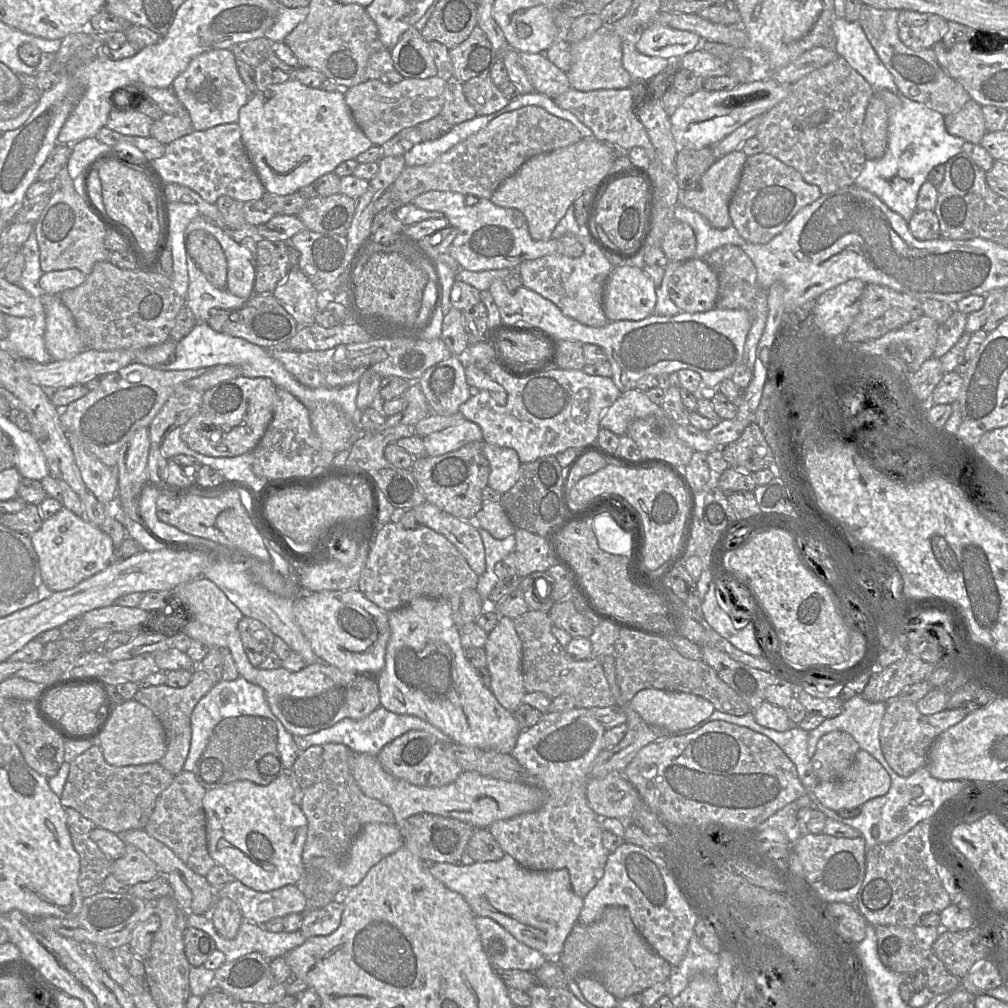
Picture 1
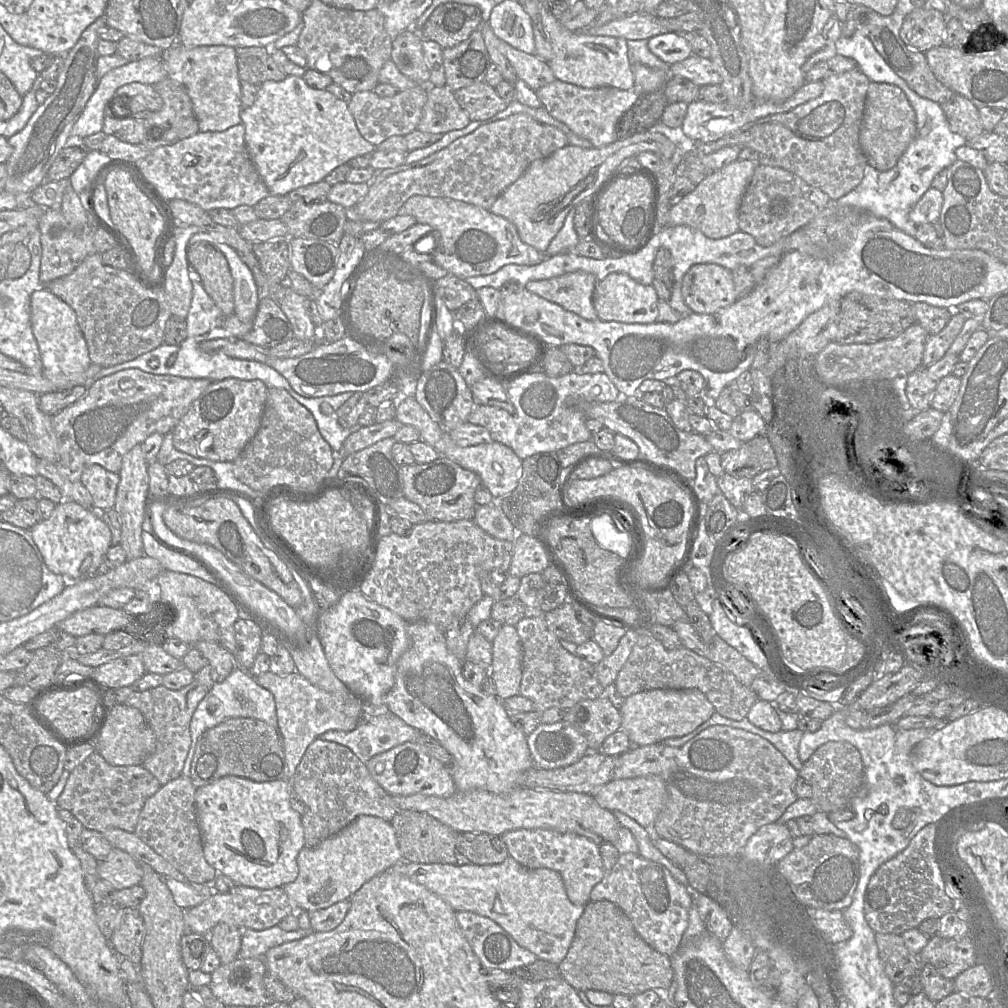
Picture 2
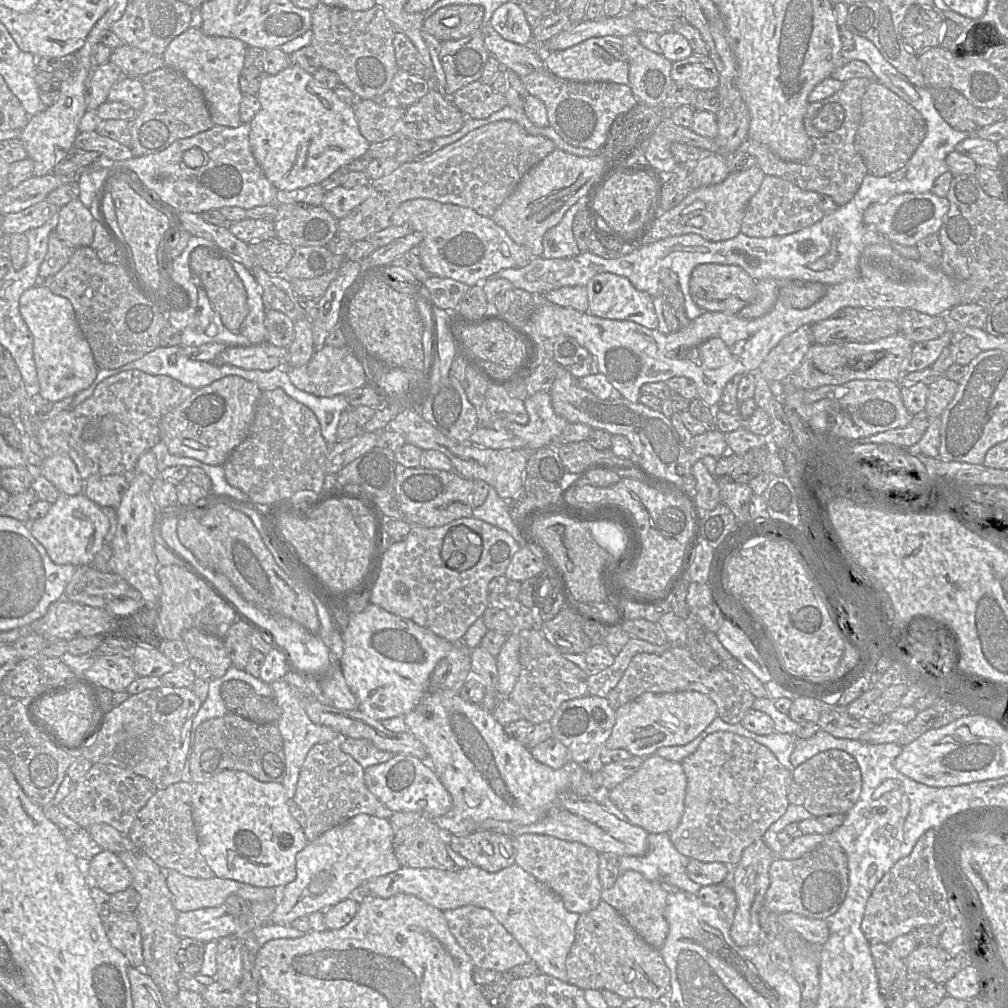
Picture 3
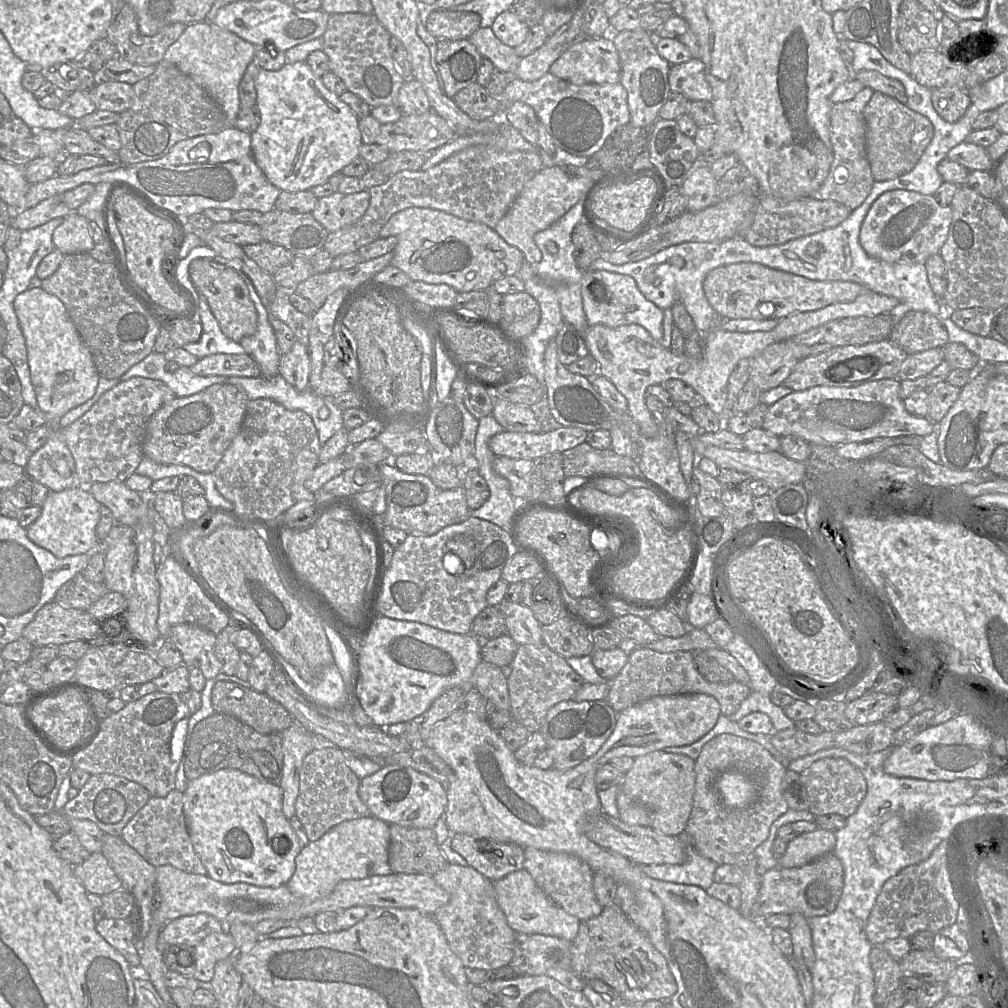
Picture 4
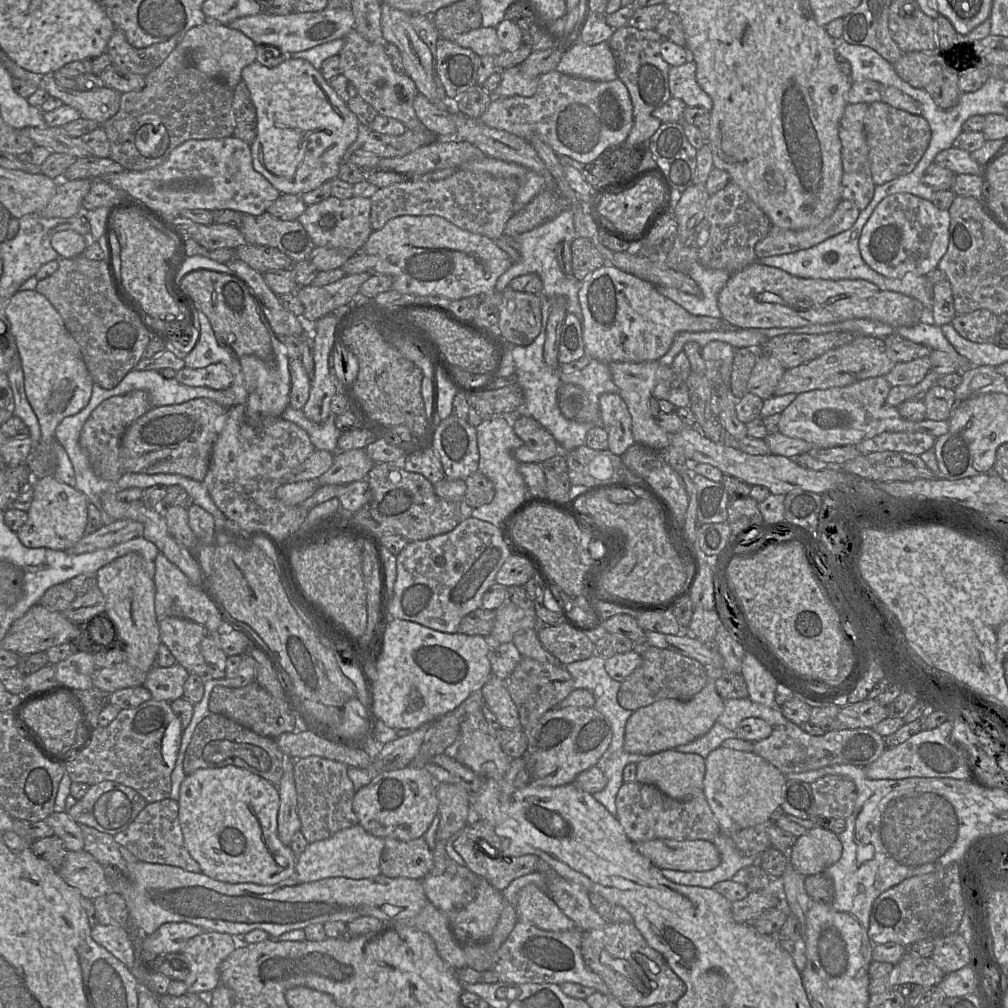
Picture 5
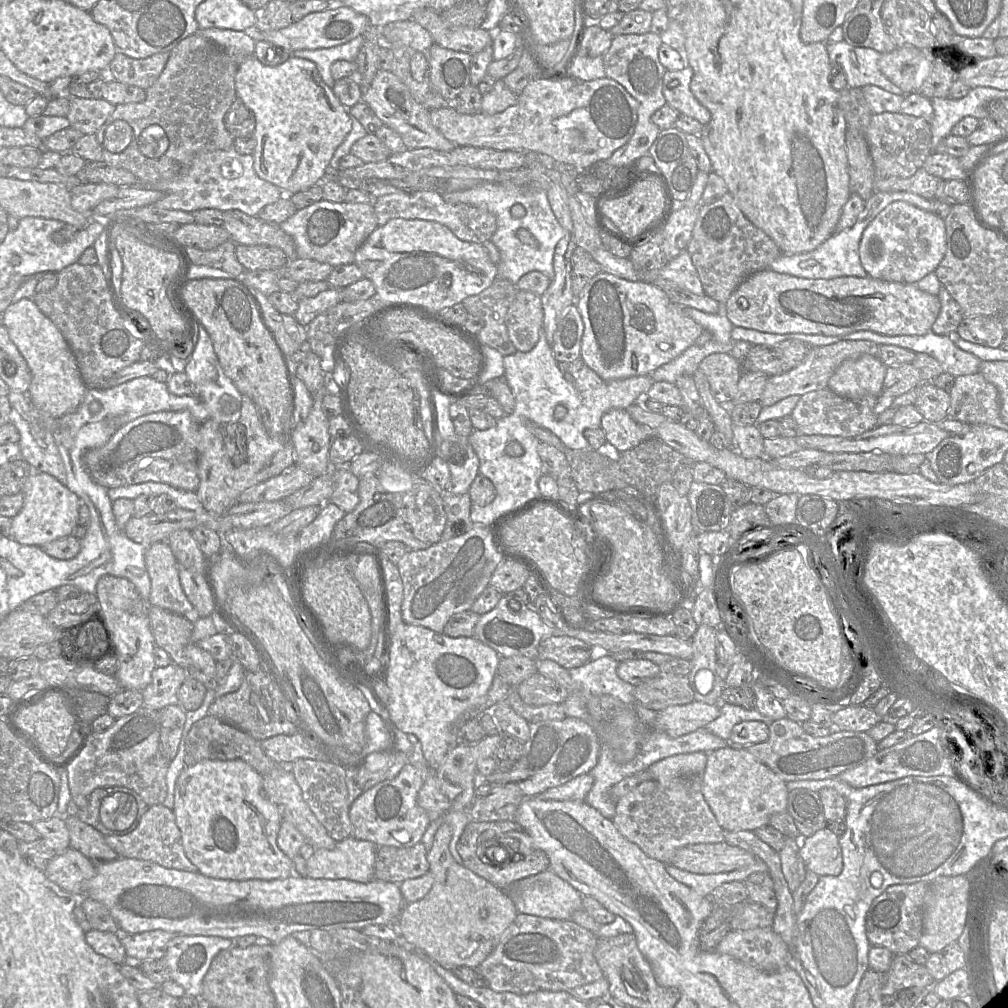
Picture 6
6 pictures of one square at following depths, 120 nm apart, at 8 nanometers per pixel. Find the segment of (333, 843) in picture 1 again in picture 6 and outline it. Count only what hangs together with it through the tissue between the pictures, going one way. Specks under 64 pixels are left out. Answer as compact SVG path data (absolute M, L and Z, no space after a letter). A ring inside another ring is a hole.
M297 759L291 763L291 771L302 790L303 799L309 805L318 821L336 841L352 836L353 827L349 818L346 770L330 761Z

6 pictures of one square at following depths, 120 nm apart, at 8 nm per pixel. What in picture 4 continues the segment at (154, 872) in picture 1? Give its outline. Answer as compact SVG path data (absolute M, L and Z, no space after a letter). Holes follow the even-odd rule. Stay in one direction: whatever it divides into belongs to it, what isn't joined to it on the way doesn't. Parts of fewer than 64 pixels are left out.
M101 852L90 853L81 864L73 865L73 873L87 892L100 896L123 887L122 881Z

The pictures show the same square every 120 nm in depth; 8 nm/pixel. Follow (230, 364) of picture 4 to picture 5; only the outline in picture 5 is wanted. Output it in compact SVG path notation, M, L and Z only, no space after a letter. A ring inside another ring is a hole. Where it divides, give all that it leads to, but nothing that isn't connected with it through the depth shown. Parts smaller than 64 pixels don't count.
M222 363L205 368L182 368L174 377L179 383L189 387L207 387L214 390L227 389L233 382L233 374Z

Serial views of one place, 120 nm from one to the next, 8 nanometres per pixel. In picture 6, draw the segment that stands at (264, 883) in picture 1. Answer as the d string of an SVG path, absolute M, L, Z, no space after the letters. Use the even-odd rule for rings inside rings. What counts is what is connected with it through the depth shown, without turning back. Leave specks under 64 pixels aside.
M206 759L186 766L176 781L173 811L186 856L201 874L233 880L285 879L294 875L293 860L277 844L281 812L263 794L263 776L244 760Z

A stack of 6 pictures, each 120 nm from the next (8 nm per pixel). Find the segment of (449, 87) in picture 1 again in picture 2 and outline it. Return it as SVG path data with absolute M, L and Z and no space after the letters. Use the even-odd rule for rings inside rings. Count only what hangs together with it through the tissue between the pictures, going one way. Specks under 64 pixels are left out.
M426 85L427 101L417 130L426 133L445 134L465 128L470 118L458 104L454 91L447 85L442 87Z

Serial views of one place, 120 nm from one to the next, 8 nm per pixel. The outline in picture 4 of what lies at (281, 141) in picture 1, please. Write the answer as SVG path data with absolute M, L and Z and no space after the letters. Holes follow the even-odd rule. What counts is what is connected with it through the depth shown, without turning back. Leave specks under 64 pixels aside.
M306 62L286 63L277 71L261 68L255 88L260 123L251 134L252 155L266 178L280 191L310 190L359 156L363 144L359 119L323 85Z

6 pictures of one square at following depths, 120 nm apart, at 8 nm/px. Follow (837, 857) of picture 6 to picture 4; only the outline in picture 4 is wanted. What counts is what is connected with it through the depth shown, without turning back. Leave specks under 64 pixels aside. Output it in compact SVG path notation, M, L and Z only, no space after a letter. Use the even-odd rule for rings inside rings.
M818 828L815 831L799 834L788 842L779 865L784 868L801 867L833 852L835 844L835 832L829 830Z

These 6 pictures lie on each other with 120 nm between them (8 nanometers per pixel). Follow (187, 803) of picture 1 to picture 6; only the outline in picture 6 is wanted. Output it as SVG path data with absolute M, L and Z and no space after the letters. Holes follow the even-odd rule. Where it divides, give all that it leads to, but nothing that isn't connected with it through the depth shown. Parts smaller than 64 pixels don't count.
M163 804L149 806L133 831L125 835L105 835L105 842L119 857L149 860L166 868L198 872L186 856L174 811Z

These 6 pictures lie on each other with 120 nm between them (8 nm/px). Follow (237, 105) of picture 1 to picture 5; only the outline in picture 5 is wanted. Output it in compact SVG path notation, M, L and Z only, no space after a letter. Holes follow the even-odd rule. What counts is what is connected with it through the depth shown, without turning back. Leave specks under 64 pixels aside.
M204 23L190 28L180 45L187 50L190 62L208 76L224 81L234 89L242 81L244 67L256 61L256 44L239 30L223 24Z

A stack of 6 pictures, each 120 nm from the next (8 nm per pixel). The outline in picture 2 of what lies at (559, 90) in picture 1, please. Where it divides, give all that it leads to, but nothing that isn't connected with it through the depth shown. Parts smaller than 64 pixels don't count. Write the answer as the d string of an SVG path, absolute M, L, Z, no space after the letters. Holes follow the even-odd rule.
M503 40L500 42L500 51L515 69L517 77L533 90L536 91L556 79L549 62L536 54L520 51Z

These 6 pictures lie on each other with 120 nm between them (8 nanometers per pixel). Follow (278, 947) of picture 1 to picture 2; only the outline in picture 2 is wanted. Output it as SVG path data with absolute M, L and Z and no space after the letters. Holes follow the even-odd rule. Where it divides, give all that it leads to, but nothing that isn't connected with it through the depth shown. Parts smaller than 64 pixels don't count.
M278 925L265 930L242 929L242 943L238 958L263 958L269 949L300 940L313 933L312 929L284 931Z

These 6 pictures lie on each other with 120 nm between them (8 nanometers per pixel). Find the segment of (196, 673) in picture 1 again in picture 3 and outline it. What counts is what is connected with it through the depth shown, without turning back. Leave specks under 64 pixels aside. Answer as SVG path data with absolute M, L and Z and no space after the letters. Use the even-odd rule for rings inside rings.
M160 686L130 695L106 715L94 743L79 754L92 764L105 763L148 778L159 790L181 781L193 718L202 701L190 688Z

